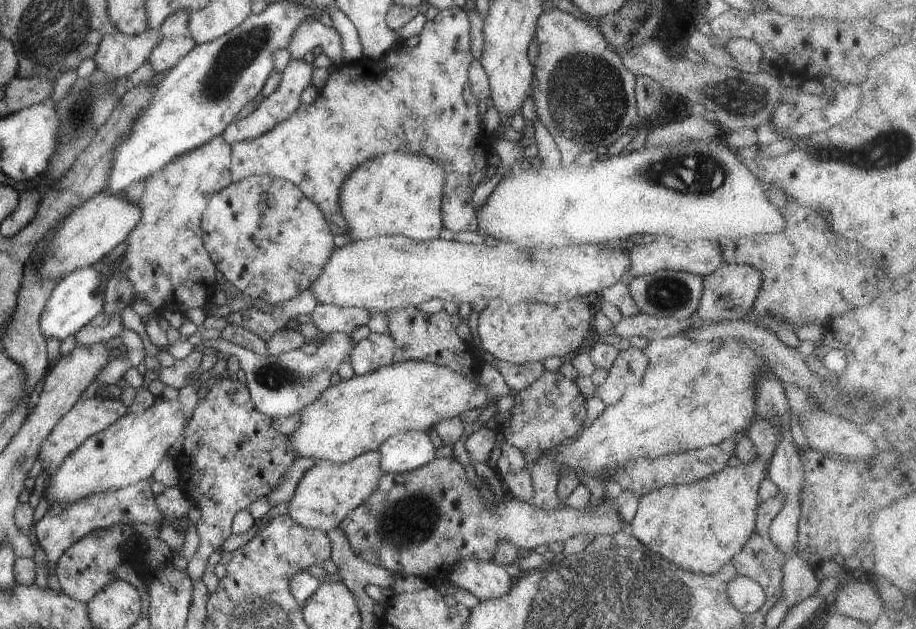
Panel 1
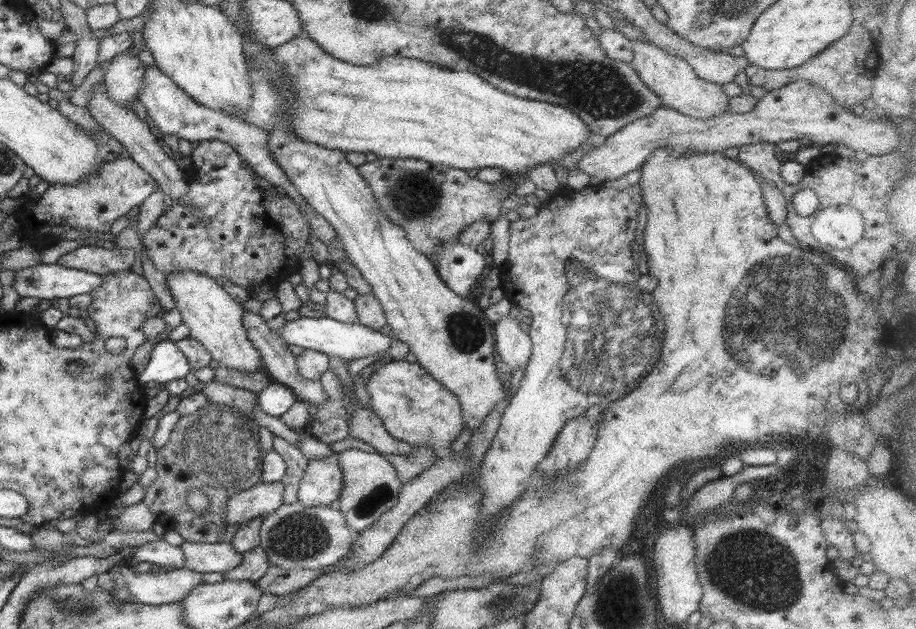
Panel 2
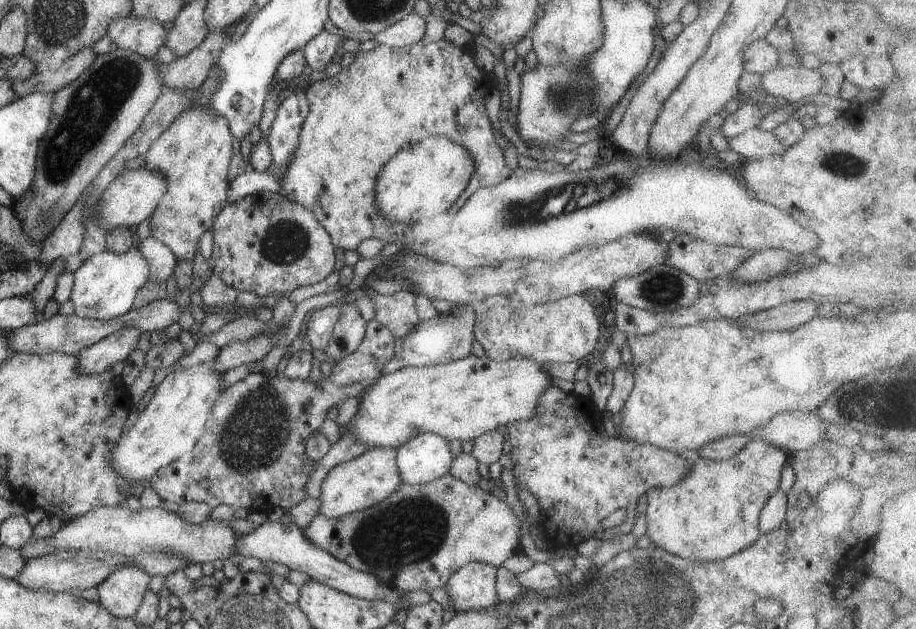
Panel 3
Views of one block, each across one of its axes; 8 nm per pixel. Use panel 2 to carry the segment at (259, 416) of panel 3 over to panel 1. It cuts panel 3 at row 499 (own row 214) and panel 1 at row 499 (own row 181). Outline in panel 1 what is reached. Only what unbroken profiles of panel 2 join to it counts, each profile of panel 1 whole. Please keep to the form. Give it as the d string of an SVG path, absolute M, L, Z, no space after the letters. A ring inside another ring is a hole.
M220 379L196 404L185 426L181 452L175 458L178 487L202 511L196 525L198 550L186 570L193 582L202 580L208 557L231 535L234 516L252 502L268 496L296 458L289 438L281 436L272 420L256 408L246 384Z

